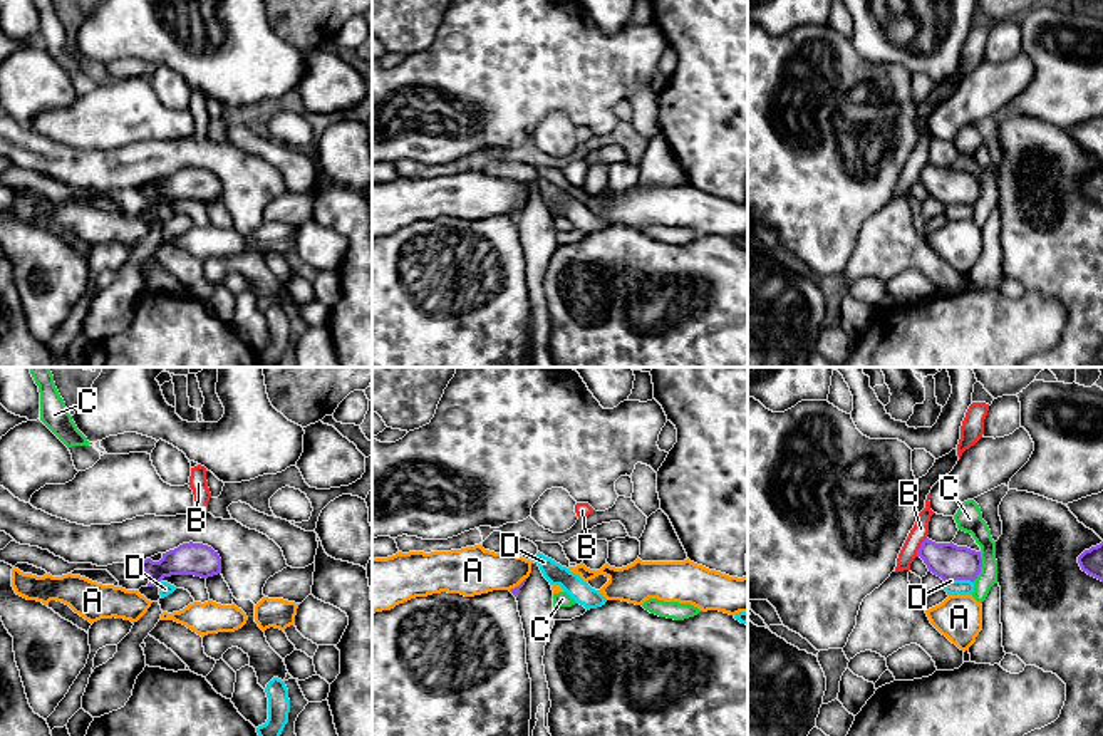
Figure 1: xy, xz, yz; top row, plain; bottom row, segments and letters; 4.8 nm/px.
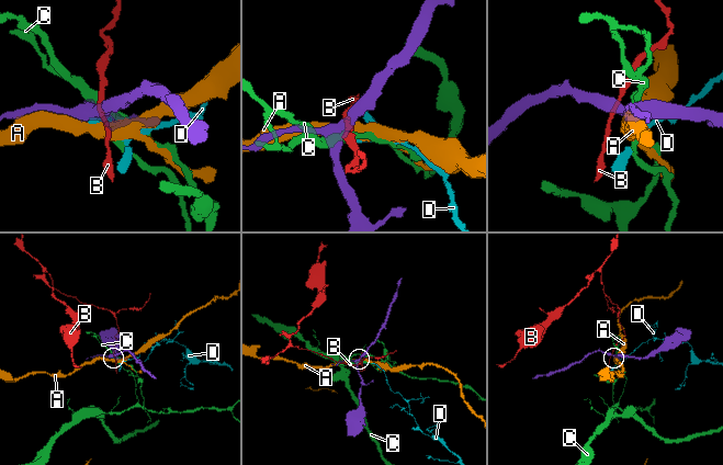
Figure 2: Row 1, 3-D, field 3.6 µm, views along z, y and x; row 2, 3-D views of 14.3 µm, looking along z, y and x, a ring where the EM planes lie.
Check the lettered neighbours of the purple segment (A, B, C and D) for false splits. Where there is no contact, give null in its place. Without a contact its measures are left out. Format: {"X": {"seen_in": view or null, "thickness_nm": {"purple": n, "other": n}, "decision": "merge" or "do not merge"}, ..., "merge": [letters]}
{"A": {"seen_in": "xz", "thickness_nm": {"purple": 40, "other": 240}, "decision": "do not merge"}, "B": {"seen_in": "yz", "thickness_nm": {"purple": 170, "other": 80}, "decision": "do not merge"}, "C": {"seen_in": "yz", "thickness_nm": {"purple": 170, "other": 130}, "decision": "do not merge"}, "D": {"seen_in": "yz", "thickness_nm": {"purple": 170, "other": 80}, "decision": "do not merge"}, "merge": []}

